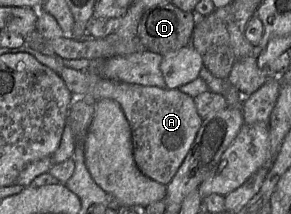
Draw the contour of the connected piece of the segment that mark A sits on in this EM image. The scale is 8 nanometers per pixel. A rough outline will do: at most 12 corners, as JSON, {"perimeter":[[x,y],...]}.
{"perimeter":[[64,67],[75,97],[111,99],[136,166],[167,186],[203,122],[179,89]]}

